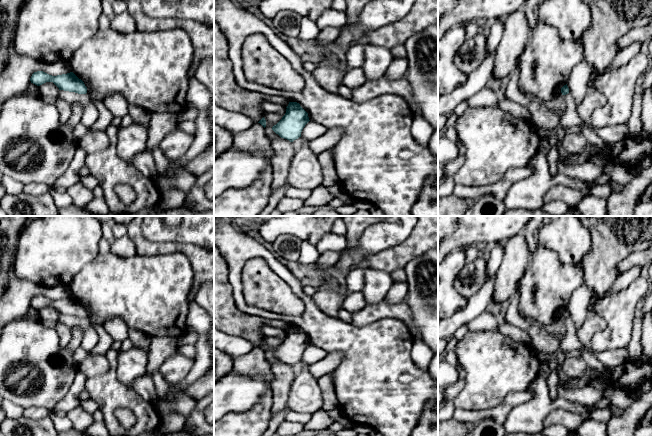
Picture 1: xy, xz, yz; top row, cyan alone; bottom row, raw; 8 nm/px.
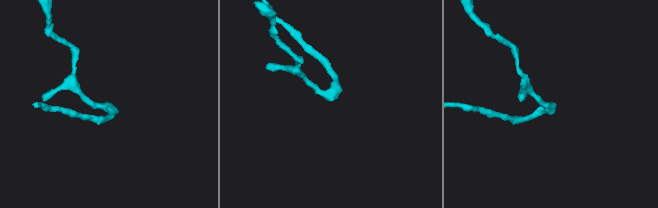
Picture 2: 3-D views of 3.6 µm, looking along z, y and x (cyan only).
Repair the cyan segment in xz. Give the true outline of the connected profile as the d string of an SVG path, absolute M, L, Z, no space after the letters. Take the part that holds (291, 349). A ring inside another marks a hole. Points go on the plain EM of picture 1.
M289 326L282 343L272 351L272 354L281 362L290 366L301 361L301 356L310 345L308 337L297 326Z

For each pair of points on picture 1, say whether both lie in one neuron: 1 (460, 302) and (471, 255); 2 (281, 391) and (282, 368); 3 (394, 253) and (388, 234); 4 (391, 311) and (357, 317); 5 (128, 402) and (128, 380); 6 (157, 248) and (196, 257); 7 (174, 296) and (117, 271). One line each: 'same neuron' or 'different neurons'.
1: different neurons
2: same neuron
3: different neurons
4: same neuron
5: different neurons
6: same neuron
7: same neuron

